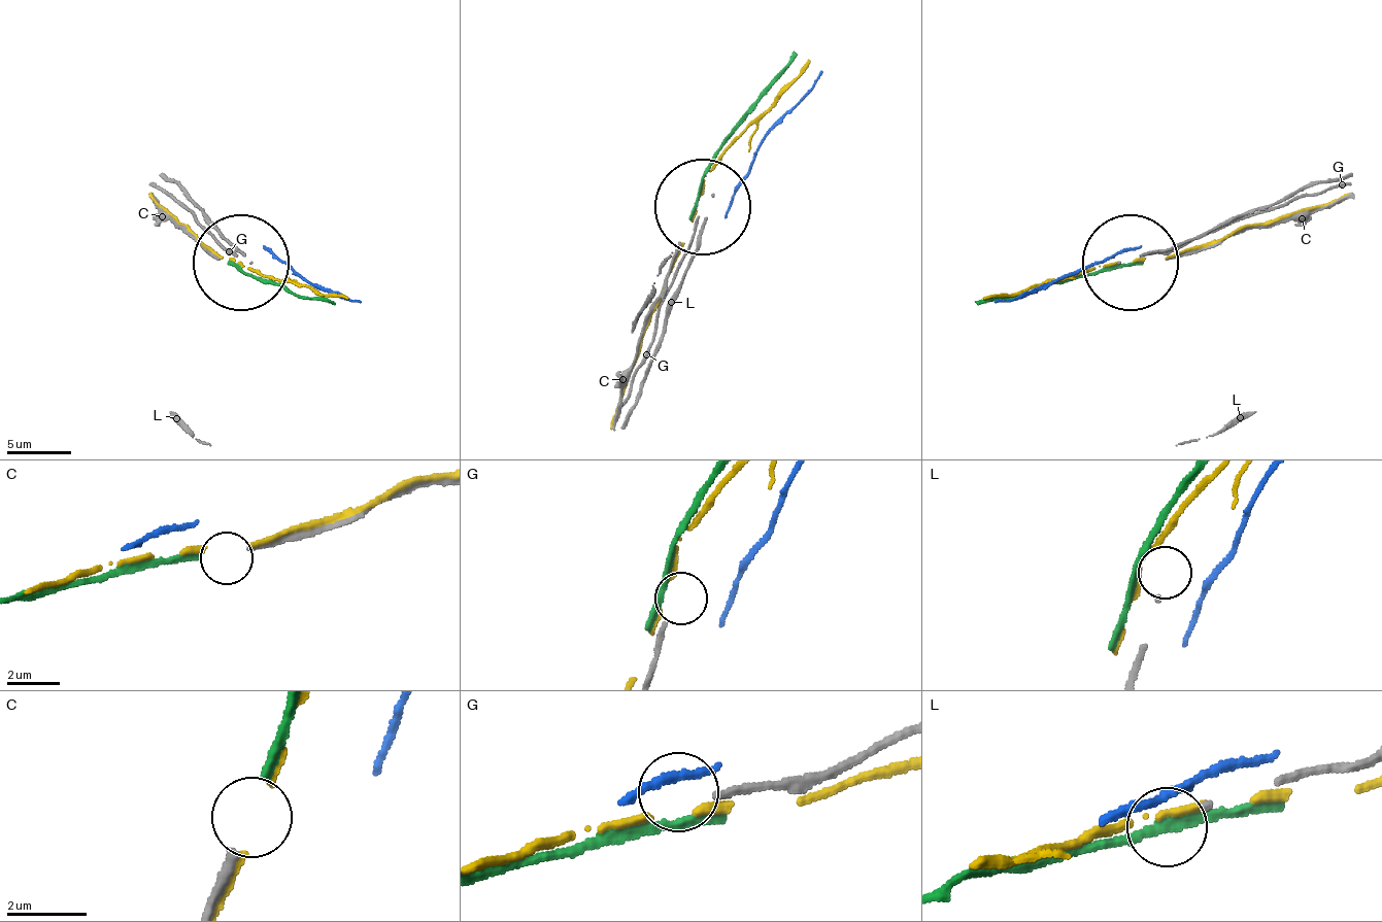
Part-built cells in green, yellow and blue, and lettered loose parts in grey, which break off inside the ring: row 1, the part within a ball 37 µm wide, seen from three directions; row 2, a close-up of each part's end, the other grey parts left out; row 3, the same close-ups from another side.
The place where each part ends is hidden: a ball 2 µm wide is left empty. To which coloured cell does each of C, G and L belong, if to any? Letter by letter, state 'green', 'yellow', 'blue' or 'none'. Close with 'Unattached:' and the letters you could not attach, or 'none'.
C: green
G: none
L: none
Unattached: G, L

